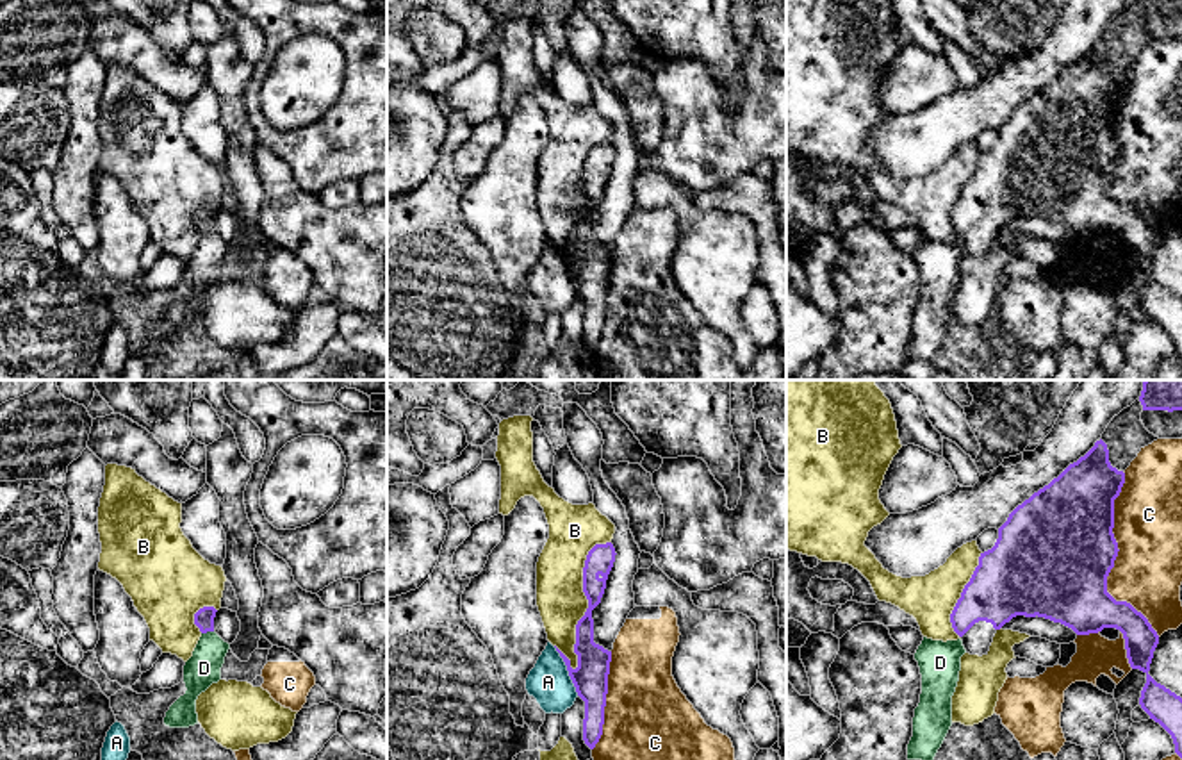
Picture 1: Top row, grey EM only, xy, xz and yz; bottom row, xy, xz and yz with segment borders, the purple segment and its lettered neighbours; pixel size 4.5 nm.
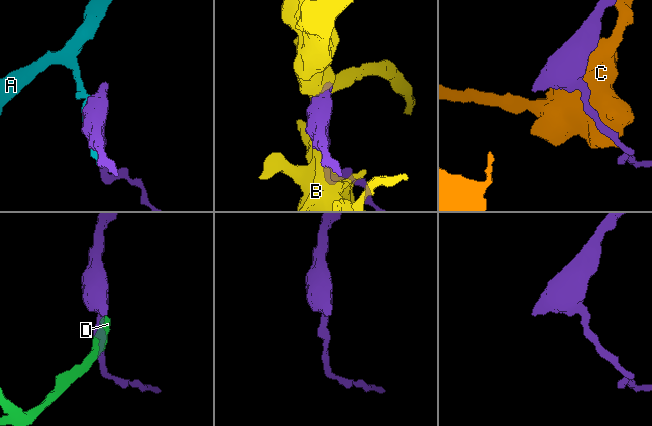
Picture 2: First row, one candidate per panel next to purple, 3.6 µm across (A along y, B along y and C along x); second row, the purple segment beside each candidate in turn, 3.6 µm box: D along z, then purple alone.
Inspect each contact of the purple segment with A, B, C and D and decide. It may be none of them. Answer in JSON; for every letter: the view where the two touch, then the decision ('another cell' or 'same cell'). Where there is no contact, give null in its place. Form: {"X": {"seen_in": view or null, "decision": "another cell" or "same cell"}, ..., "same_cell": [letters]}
{"A": {"seen_in": "xz", "decision": "another cell"}, "B": {"seen_in": "xz", "decision": "another cell"}, "C": {"seen_in": "yz", "decision": "another cell"}, "D": {"seen_in": "xy", "decision": "same cell"}, "same_cell": ["D"]}

